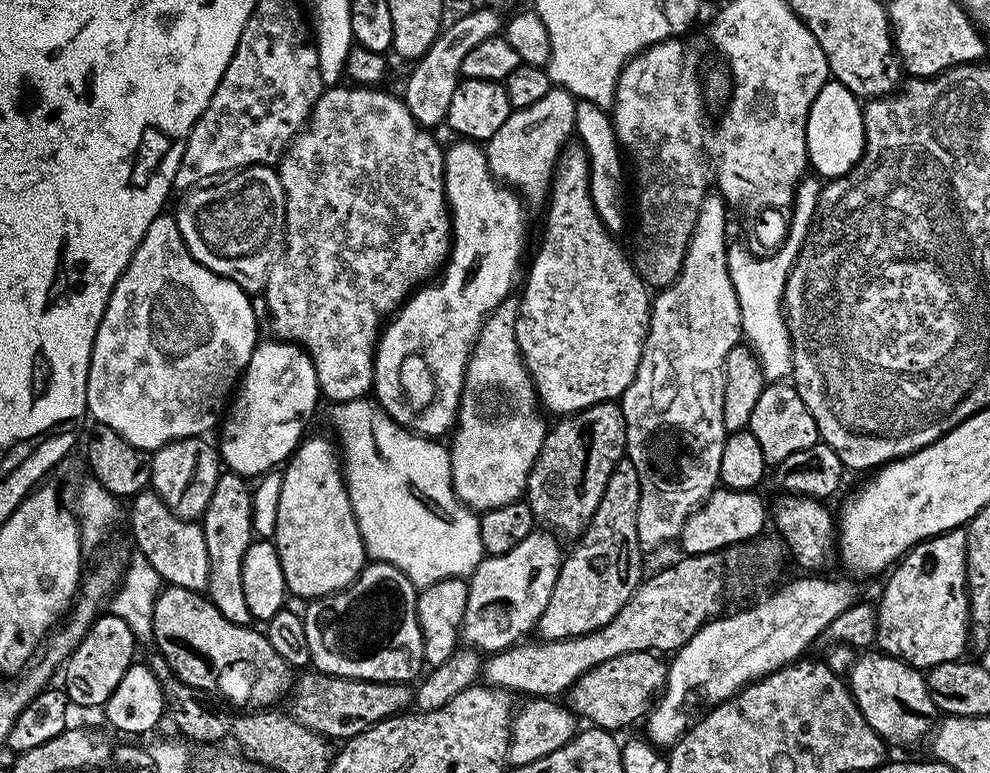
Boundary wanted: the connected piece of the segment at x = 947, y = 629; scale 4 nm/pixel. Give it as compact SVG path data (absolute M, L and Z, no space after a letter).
M955 528L941 536L932 536L908 549L891 569L880 604L875 605L878 618L875 647L885 656L893 656L911 668L927 670L942 662L961 659L969 647L968 635L968 583L966 582L966 542L968 533Z

